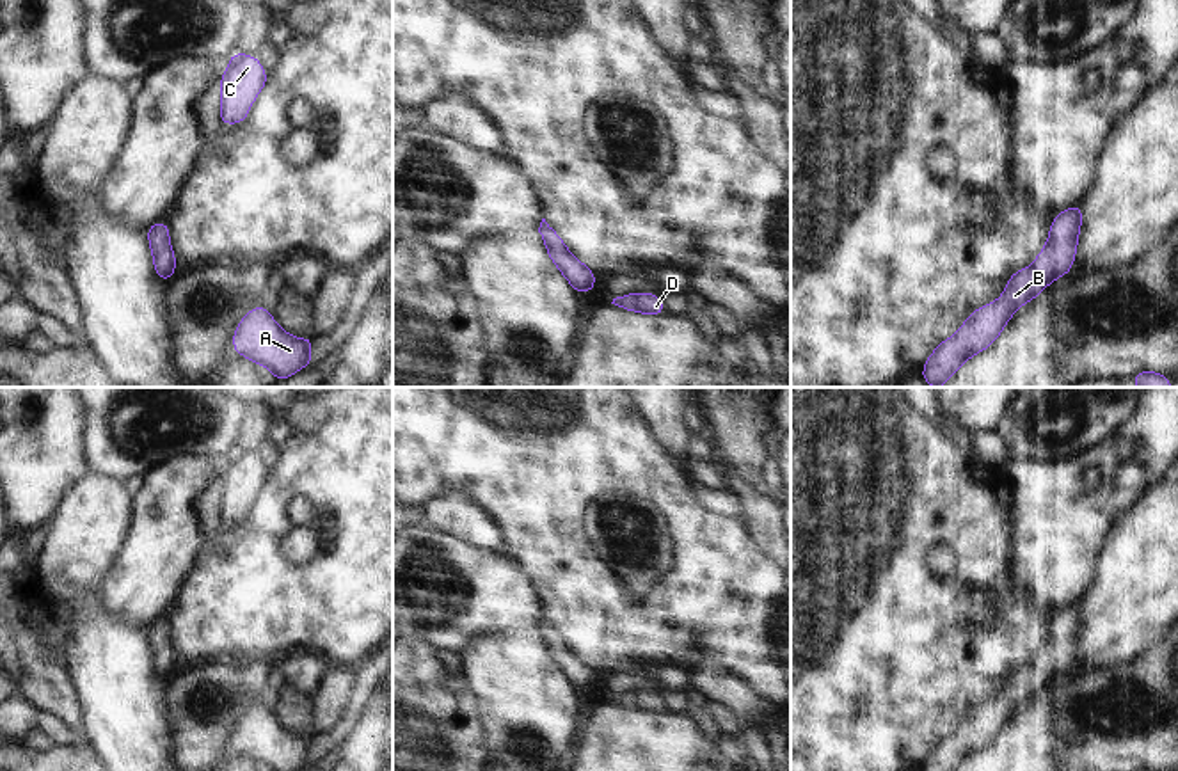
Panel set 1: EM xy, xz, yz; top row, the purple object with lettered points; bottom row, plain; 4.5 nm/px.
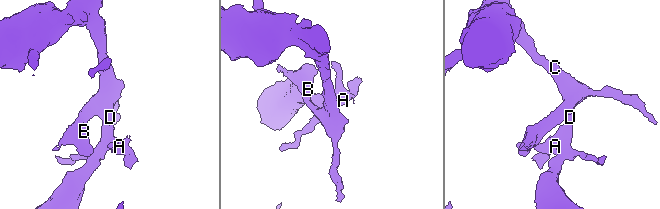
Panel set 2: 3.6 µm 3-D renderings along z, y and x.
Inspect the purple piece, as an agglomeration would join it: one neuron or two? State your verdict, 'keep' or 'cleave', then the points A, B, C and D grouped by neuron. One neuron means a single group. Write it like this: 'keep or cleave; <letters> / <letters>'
keep; A B C D

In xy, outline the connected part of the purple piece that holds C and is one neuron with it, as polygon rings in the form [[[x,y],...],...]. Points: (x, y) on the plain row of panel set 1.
[[[235,449],[229,455],[229,467],[220,474],[220,521],[236,522],[245,519],[267,476],[268,473],[256,453]]]

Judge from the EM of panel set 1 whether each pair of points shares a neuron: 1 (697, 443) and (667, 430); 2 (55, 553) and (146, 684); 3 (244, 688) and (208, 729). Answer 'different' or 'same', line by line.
1: different
2: same
3: same

